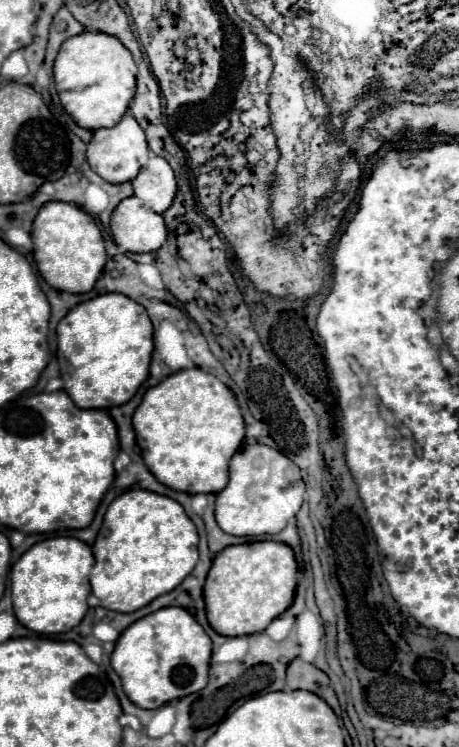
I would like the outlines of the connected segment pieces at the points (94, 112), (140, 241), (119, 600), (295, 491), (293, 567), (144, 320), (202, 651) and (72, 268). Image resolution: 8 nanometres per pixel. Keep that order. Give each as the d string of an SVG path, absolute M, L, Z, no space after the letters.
M84 31L62 43L54 63L54 81L60 103L76 125L96 131L114 127L128 111L128 103L136 93L136 65L132 53L116 37Z
M138 197L124 199L112 211L110 229L118 247L130 253L158 251L168 235L162 215L144 207Z
M130 489L110 503L92 551L96 559L90 575L92 593L100 599L102 607L118 613L132 613L172 591L192 573L198 561L198 533L178 501L152 491Z
M246 445L230 461L230 483L216 495L216 521L228 535L274 535L298 513L304 501L304 481L296 463L266 445Z
M254 541L232 545L214 557L212 569L204 583L204 603L208 623L220 635L252 635L264 631L272 619L284 613L296 589L298 565L294 551L276 541Z
M122 293L98 295L90 301L76 305L60 323L58 323L58 353L64 359L60 363L64 391L80 409L110 409L128 403L146 381L152 355L152 323L146 309Z
M164 607L132 623L116 641L112 669L122 679L126 697L142 709L158 709L206 687L212 641L182 607Z
M62 201L46 203L36 215L30 235L34 241L36 267L50 287L68 293L88 293L94 287L108 257L102 233L84 209Z

